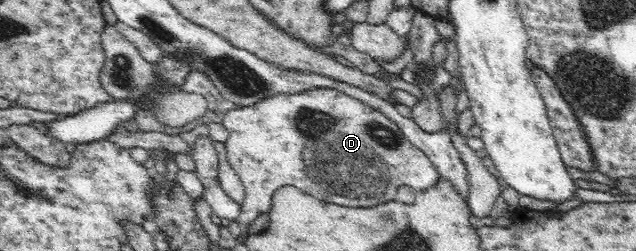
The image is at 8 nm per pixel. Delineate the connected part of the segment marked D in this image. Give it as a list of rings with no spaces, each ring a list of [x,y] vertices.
[[[335,89],[277,93],[255,105],[228,111],[222,124],[229,131],[229,139],[225,141],[227,160],[245,186],[245,199],[236,219],[242,228],[261,213],[267,213],[273,193],[285,185],[299,188],[321,201],[358,207],[393,201],[402,185],[422,191],[440,179],[429,156],[395,122]]]

